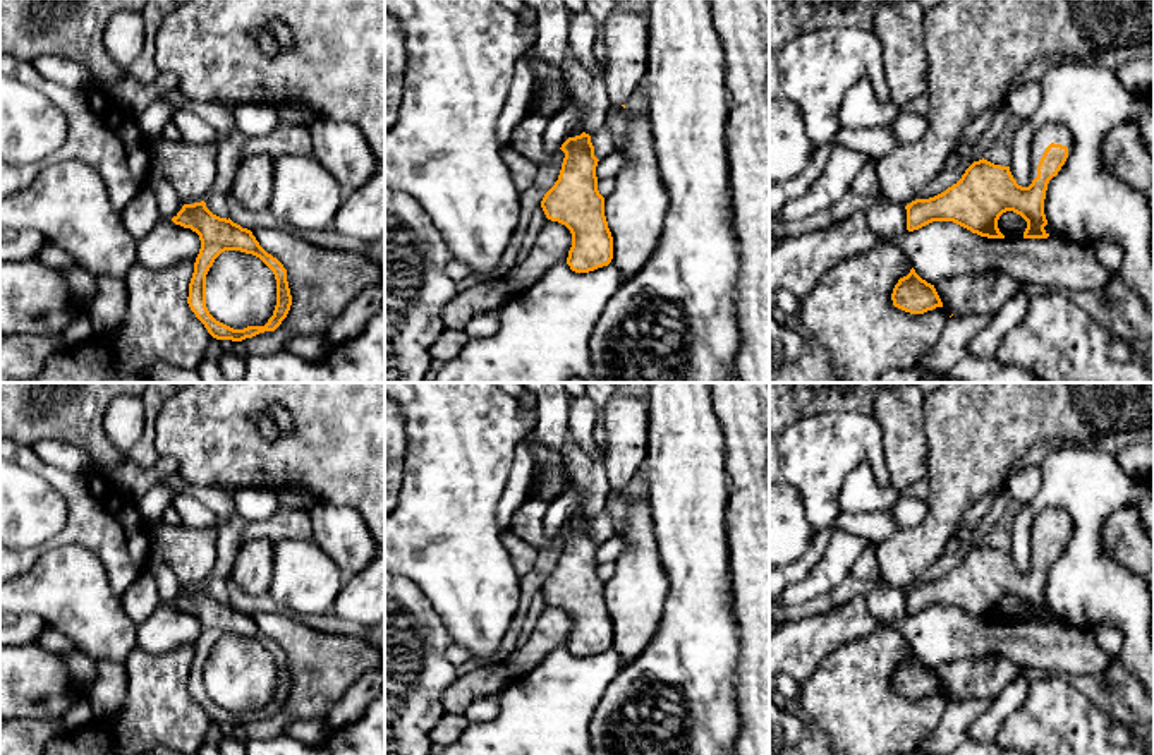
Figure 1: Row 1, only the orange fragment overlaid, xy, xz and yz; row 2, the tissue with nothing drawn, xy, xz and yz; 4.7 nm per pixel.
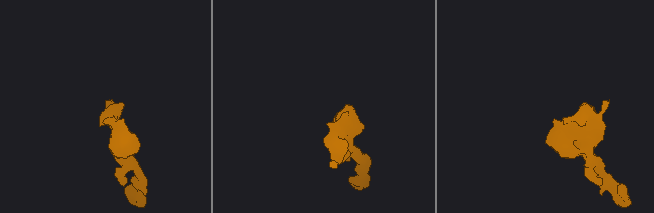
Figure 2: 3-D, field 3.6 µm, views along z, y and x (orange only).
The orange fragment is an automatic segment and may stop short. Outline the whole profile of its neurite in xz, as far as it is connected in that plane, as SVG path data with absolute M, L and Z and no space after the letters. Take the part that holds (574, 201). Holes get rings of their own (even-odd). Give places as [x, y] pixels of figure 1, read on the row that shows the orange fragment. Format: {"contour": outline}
{"contour": "M591 136L568 137L555 185L544 194L541 208L548 220L565 225L572 233L567 264L575 273L608 266L613 259L613 237L604 216L604 197L598 190L594 146Z"}

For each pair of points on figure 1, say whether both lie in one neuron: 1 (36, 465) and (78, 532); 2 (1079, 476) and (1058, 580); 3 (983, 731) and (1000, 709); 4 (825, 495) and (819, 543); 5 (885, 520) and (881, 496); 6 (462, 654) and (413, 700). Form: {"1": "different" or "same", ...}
{"1": "same", "2": "same", "3": "same", "4": "different", "5": "different", "6": "different"}

